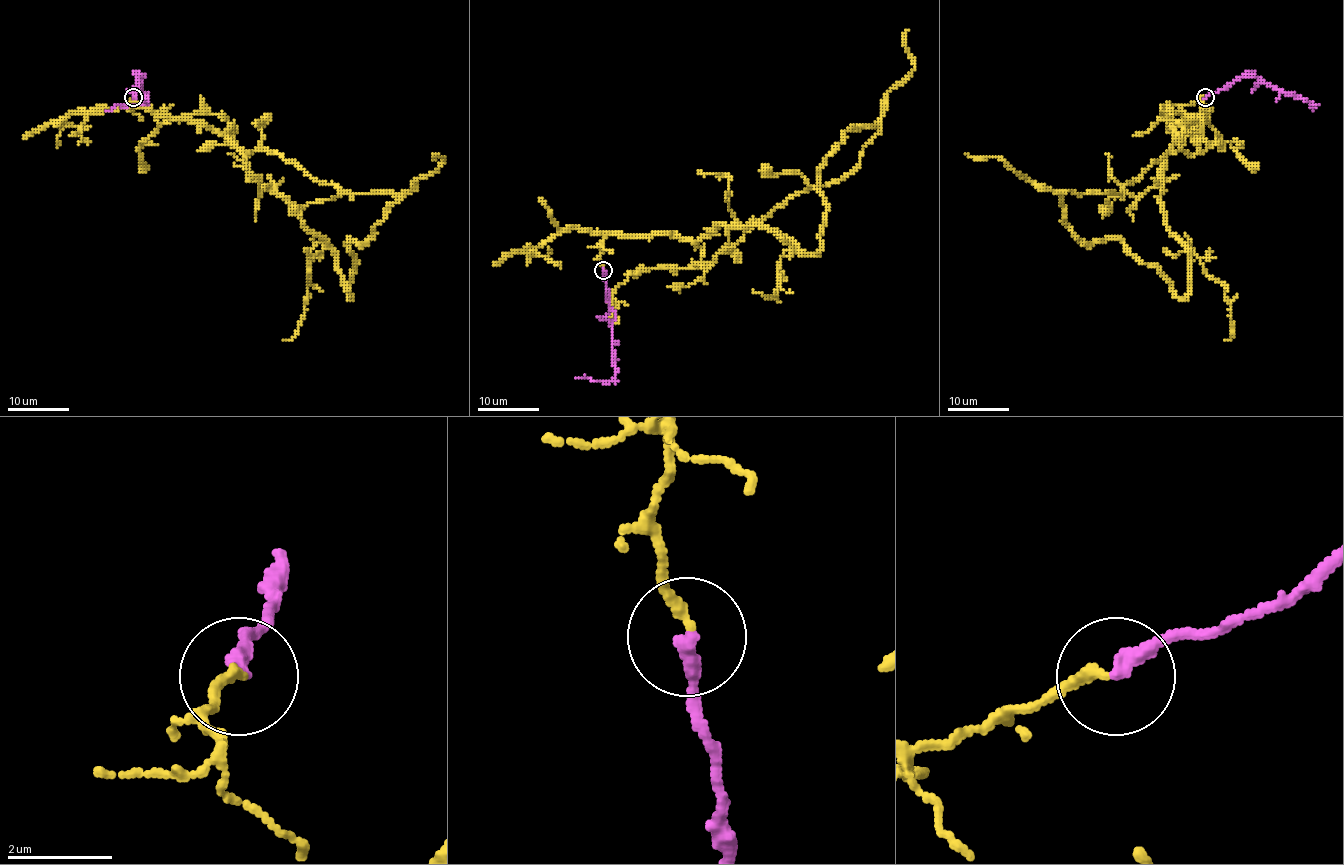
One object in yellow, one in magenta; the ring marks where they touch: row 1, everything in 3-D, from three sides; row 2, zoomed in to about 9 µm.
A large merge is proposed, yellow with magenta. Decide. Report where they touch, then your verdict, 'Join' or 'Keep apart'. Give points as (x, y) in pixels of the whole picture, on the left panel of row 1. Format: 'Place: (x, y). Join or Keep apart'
Place: (133, 97). Join

